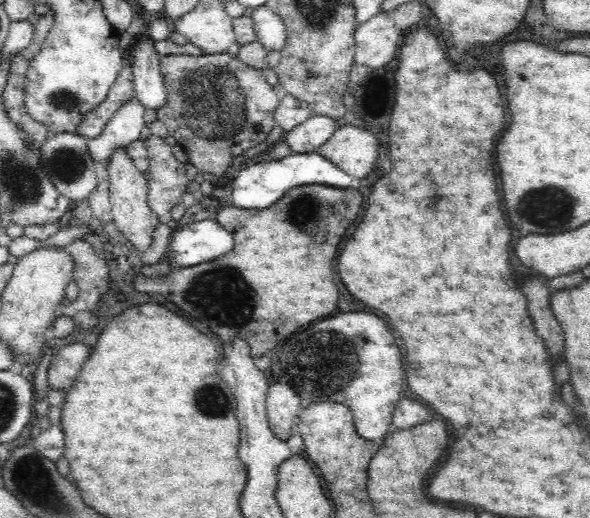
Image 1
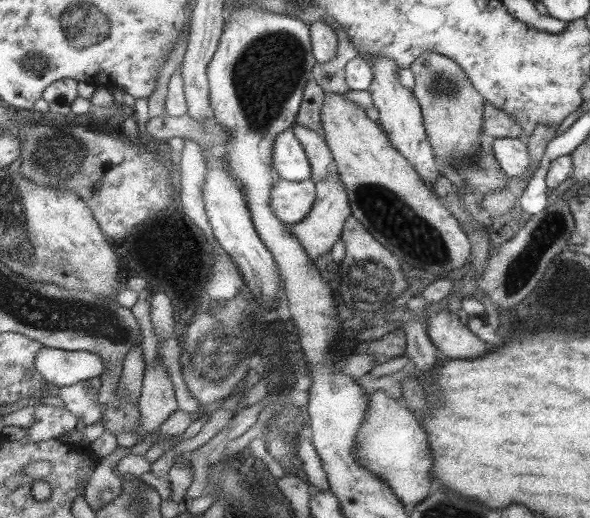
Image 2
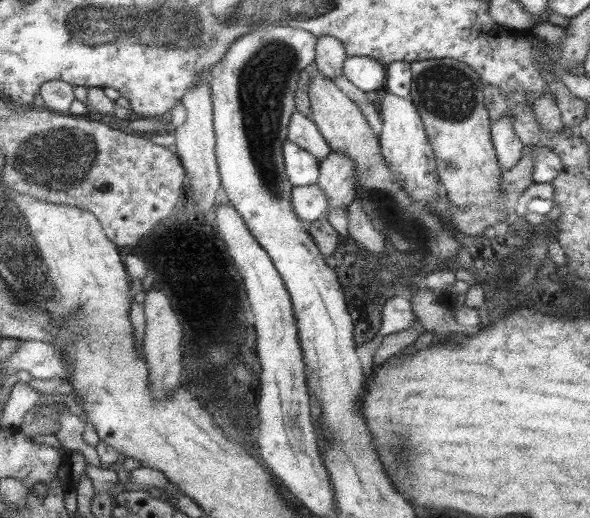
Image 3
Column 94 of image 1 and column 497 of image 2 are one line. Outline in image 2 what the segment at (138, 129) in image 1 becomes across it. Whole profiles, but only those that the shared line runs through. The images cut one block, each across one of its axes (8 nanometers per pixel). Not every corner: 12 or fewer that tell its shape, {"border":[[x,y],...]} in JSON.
{"border":[[497,137],[491,152],[505,177],[536,173],[525,140]]}

